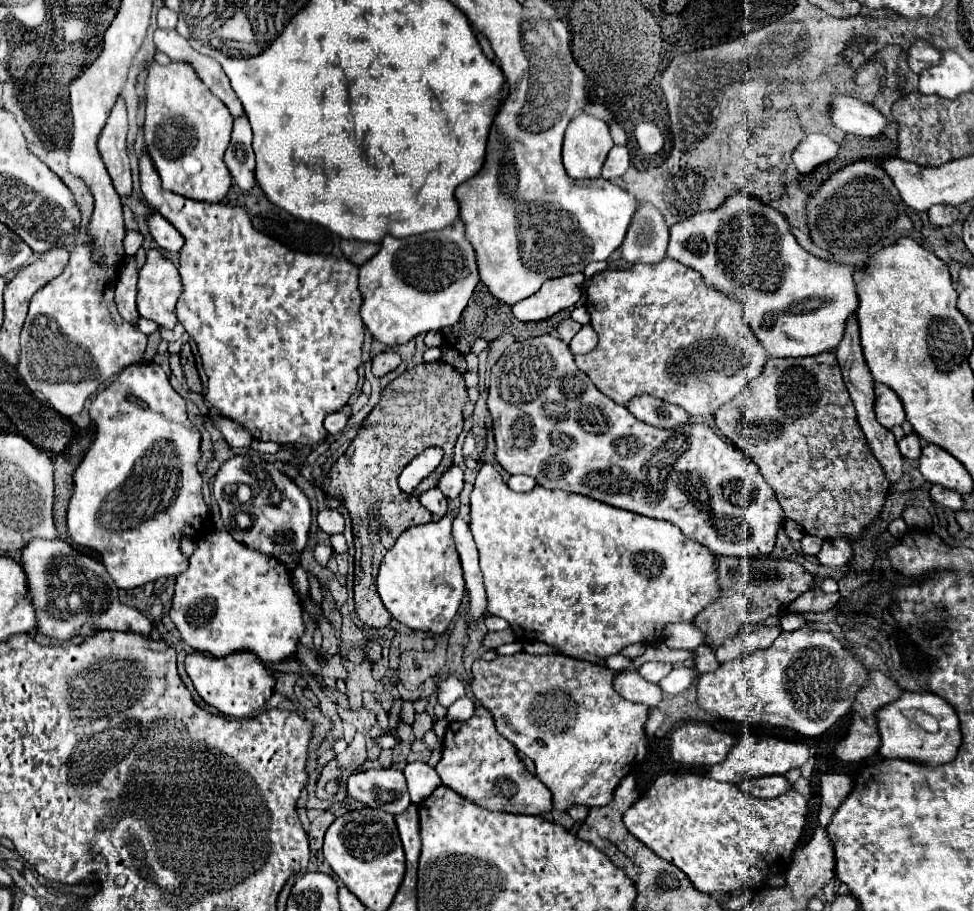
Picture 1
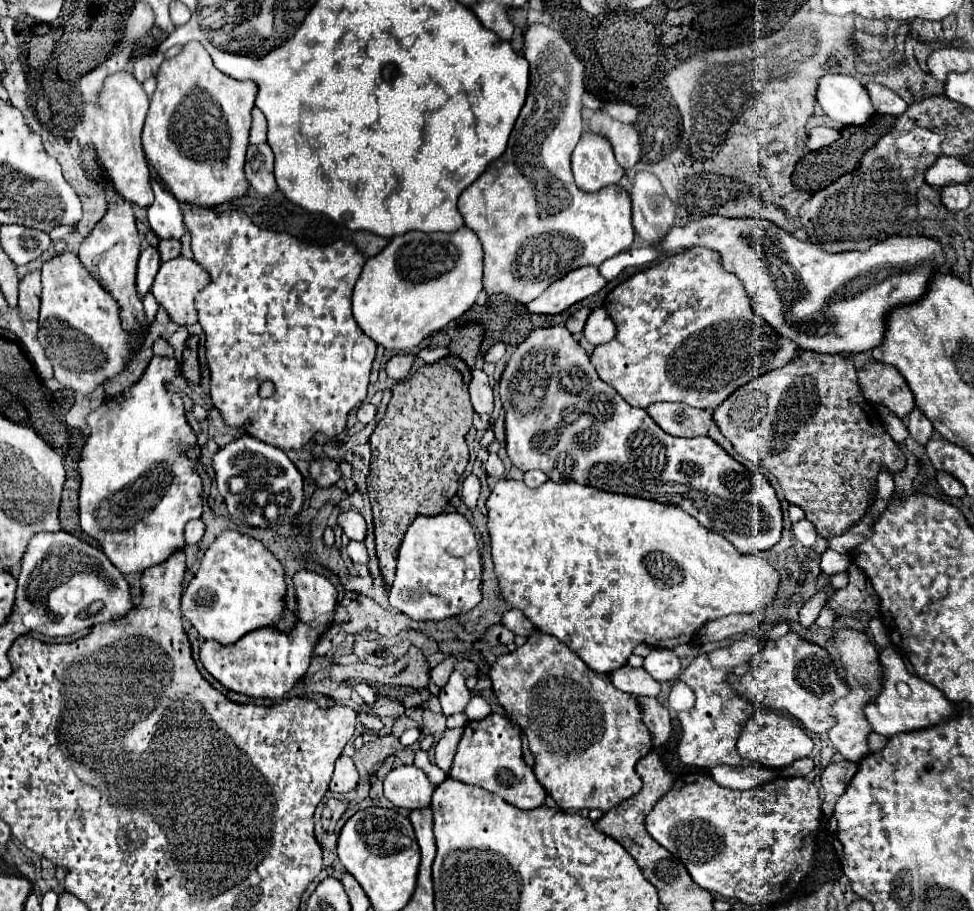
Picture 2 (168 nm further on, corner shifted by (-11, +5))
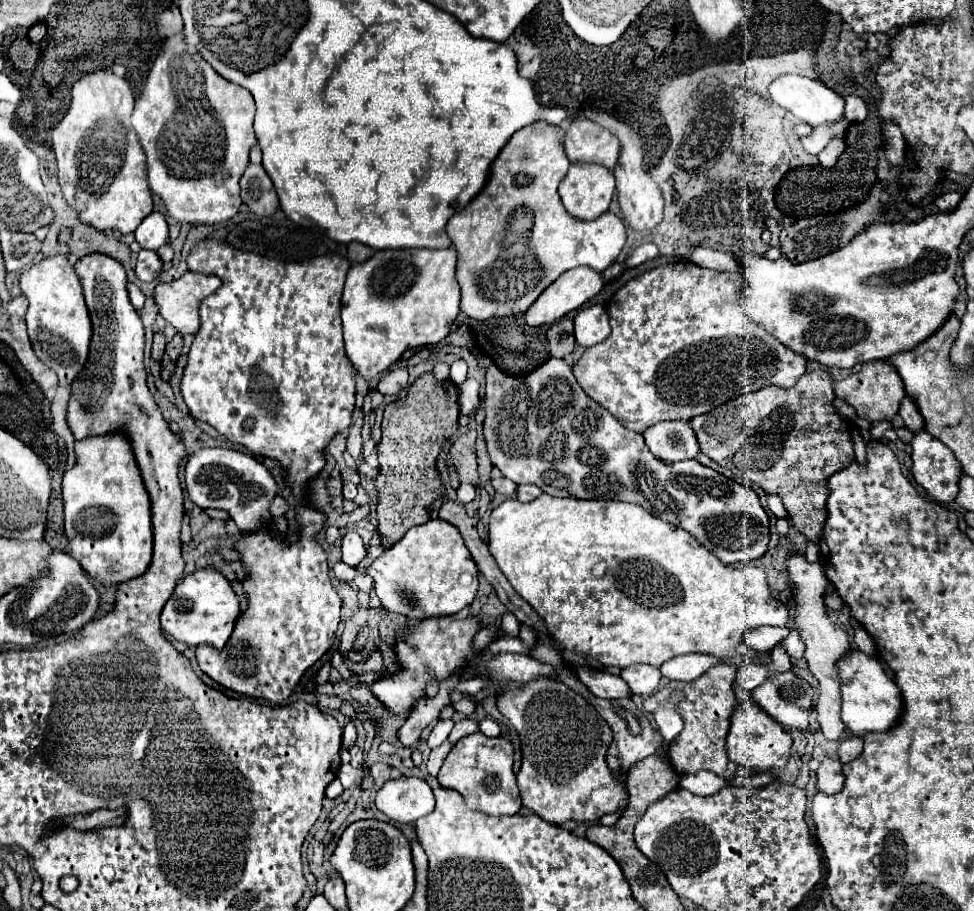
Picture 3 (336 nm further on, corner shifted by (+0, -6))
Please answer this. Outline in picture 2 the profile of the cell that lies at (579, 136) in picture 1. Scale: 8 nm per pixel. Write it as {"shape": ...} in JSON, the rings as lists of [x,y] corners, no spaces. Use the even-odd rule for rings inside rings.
{"shape":[[[586,130],[572,152],[572,172],[584,192],[596,192],[608,184],[618,184],[624,170],[614,158],[612,144],[606,136]]]}

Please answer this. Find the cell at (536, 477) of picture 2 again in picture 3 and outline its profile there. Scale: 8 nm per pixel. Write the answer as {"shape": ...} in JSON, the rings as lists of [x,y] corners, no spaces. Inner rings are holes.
{"shape":[[[519,485],[519,489],[517,489],[517,499],[519,499],[521,503],[529,503],[529,501],[537,499],[541,493],[543,493],[543,491],[541,491],[537,485]]]}

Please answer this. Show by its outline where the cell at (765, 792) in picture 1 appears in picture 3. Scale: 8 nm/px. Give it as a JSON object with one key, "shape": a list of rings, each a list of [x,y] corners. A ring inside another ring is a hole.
{"shape":[[[701,771],[695,775],[683,775],[679,781],[679,787],[691,791],[693,795],[713,795],[725,785],[727,785],[727,781],[723,777],[713,775],[709,771]]]}

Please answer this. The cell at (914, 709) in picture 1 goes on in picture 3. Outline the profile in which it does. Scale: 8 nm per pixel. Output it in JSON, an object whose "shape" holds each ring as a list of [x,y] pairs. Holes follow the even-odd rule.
{"shape":[[[851,649],[845,657],[837,661],[835,667],[841,679],[841,719],[853,735],[863,737],[871,731],[887,731],[889,727],[893,727],[893,723],[897,723],[903,709],[901,693],[897,685],[885,675],[875,655],[865,655],[859,649]]]}

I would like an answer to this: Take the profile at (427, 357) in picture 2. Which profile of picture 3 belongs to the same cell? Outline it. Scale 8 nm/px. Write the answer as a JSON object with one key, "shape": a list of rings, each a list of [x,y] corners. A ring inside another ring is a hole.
{"shape":[[[391,369],[381,377],[377,391],[383,393],[383,395],[395,395],[405,385],[407,385],[407,369]]]}

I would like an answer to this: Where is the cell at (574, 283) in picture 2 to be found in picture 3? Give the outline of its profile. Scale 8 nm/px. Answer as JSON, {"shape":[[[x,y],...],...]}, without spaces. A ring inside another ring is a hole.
{"shape":[[[577,267],[561,275],[553,285],[545,289],[545,295],[529,307],[525,313],[525,321],[533,327],[549,325],[555,319],[565,317],[569,311],[579,309],[591,297],[595,297],[605,285],[601,273],[591,267]]]}

